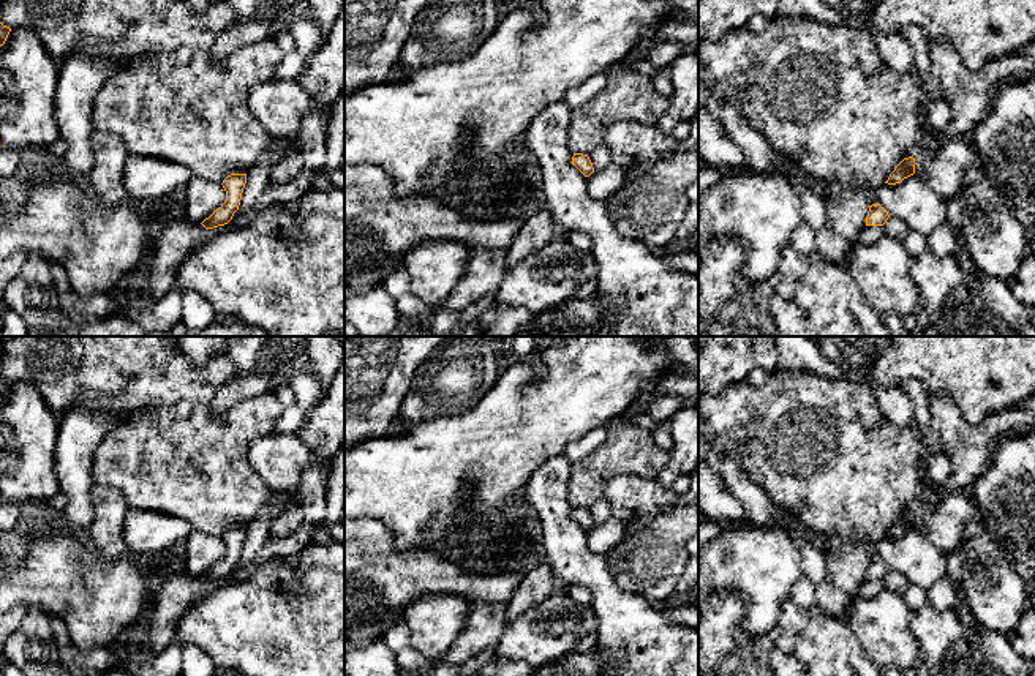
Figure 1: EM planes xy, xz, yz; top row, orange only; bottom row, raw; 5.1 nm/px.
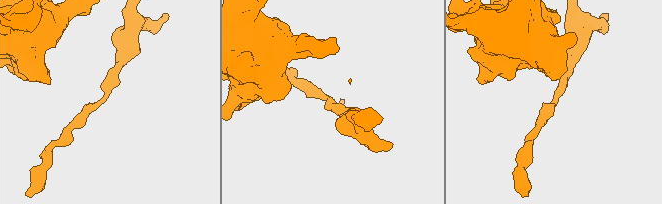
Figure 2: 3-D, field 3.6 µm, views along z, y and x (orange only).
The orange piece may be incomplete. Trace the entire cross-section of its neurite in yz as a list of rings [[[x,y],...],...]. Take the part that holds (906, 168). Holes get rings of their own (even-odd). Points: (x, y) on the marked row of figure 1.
[[[909,156],[904,158],[896,167],[894,171],[890,174],[888,180],[885,183],[888,185],[896,185],[901,183],[904,178],[910,177],[915,174],[915,158]]]

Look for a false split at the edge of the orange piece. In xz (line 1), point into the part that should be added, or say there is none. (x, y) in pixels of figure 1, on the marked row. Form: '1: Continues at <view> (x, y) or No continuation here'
1: No continuation here

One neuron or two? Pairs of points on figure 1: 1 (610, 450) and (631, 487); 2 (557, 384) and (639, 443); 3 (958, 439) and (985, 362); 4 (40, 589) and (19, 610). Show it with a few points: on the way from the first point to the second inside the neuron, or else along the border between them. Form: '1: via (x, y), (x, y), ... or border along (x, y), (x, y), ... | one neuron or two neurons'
1: border along (653, 477), (618, 474), (610, 480), (604, 498) | two neurons
2: border along (620, 416), (605, 425) | two neurons
3: border along (939, 394), (945, 394), (972, 425), (1001, 413) | two neurons
4: border along (16, 604), (26, 607) | two neurons

